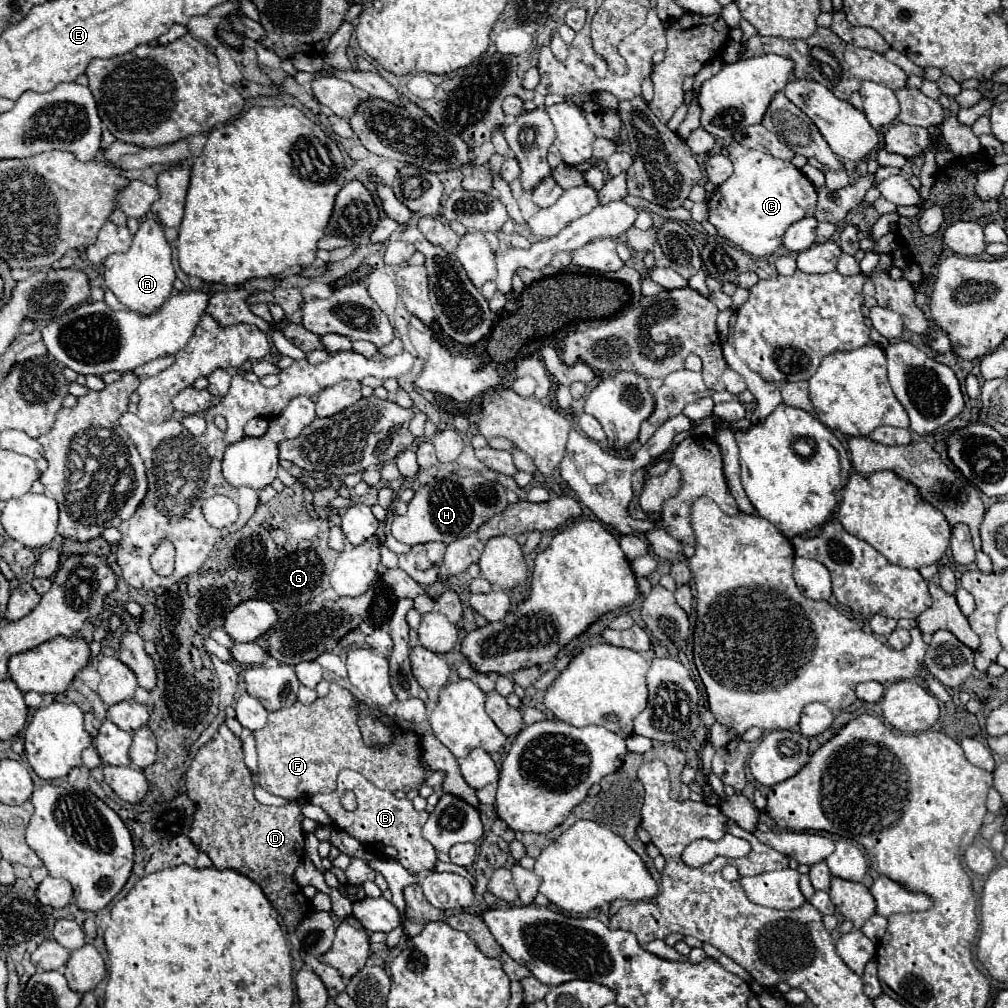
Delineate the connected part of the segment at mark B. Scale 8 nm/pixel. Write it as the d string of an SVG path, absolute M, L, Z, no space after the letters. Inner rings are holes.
M342 770L340 776L338 776L336 790L328 792L328 794L312 796L310 804L316 804L322 810L326 810L328 816L334 820L334 824L340 830L344 830L350 836L358 838L362 844L366 844L366 846L376 846L376 844L394 846L398 850L398 854L400 854L398 862L410 872L432 870L434 864L436 864L436 850L420 834L420 830L422 830L422 826L424 826L424 822L428 818L428 812L414 810L414 806L412 806L412 802L408 798L398 800L398 798L394 798L394 794L390 794L386 790L378 790L374 784L370 784L362 774L358 774L354 770ZM342 790L352 790L356 794L358 808L354 812L346 812L340 806Z

